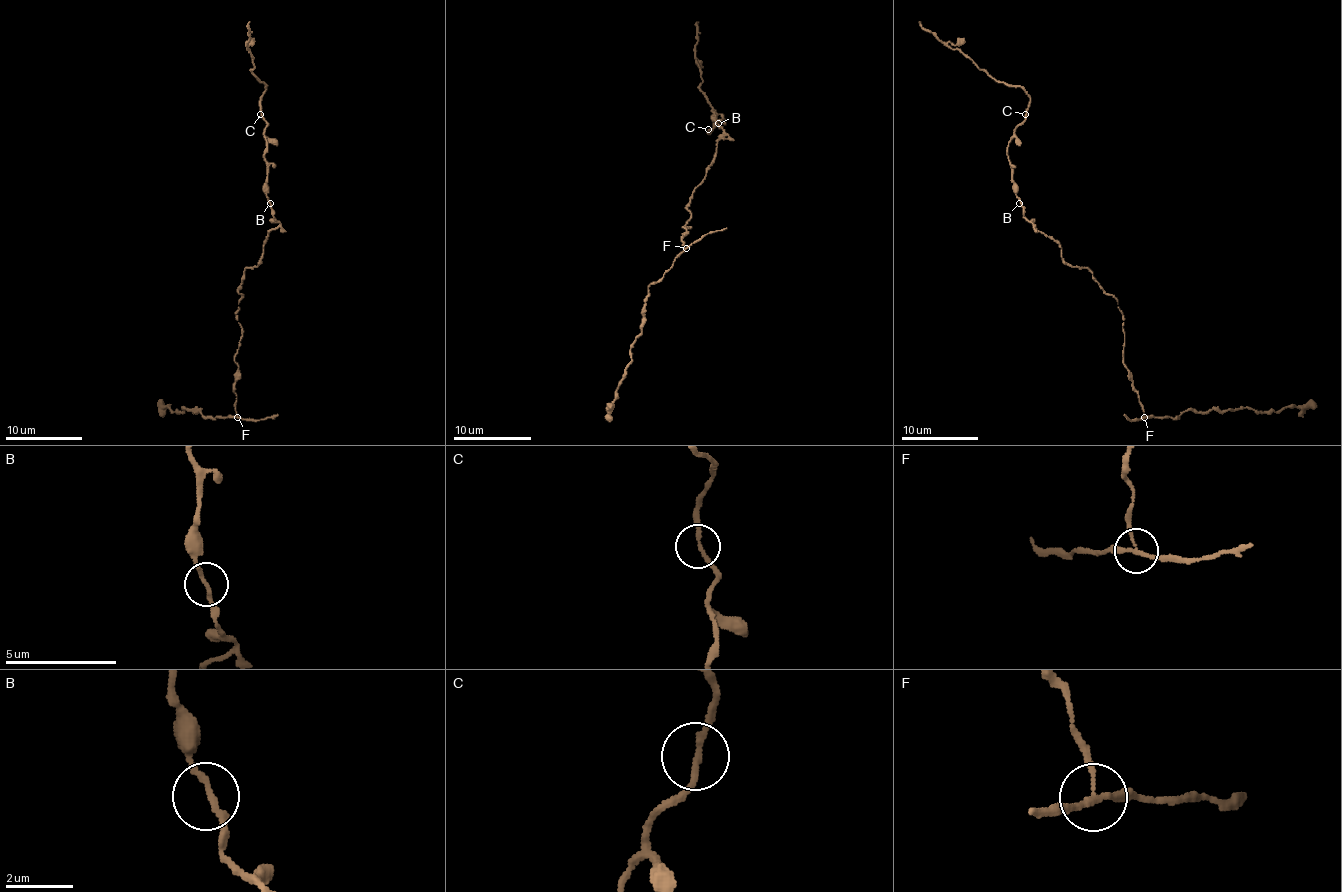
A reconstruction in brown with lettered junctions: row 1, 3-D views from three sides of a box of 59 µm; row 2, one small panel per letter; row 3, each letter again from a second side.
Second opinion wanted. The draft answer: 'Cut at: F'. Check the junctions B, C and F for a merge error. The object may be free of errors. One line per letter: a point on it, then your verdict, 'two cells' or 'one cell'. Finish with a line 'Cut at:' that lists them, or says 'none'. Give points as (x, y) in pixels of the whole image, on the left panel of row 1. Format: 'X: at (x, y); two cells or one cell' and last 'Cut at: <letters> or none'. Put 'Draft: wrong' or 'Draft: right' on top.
Draft: right
B: at (270, 203); one cell
C: at (260, 114); one cell
F: at (237, 417); two cells
Cut at: F

